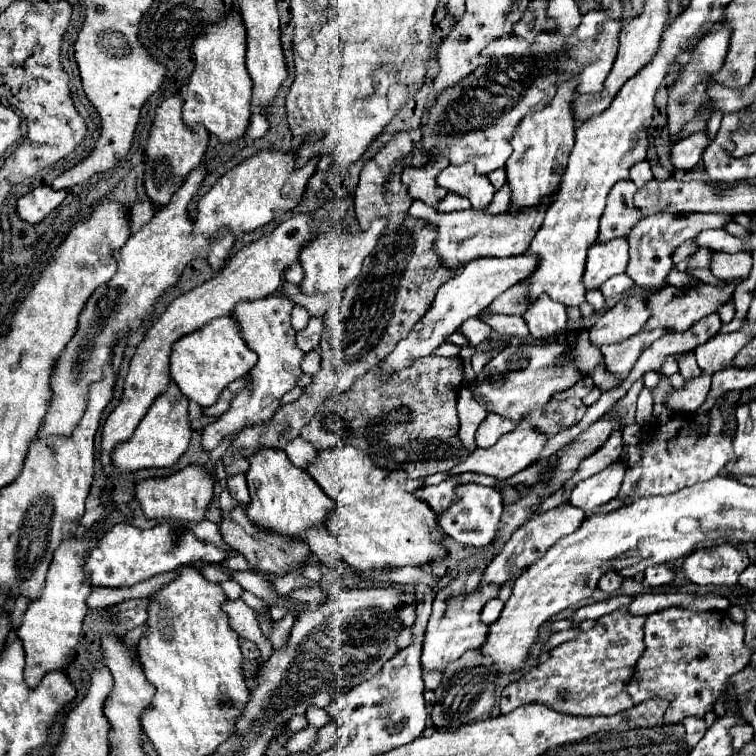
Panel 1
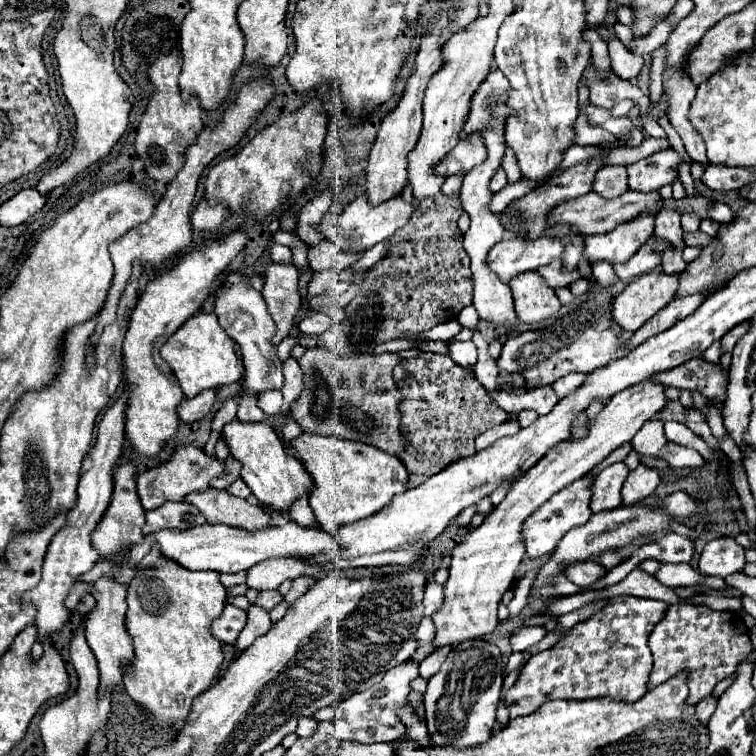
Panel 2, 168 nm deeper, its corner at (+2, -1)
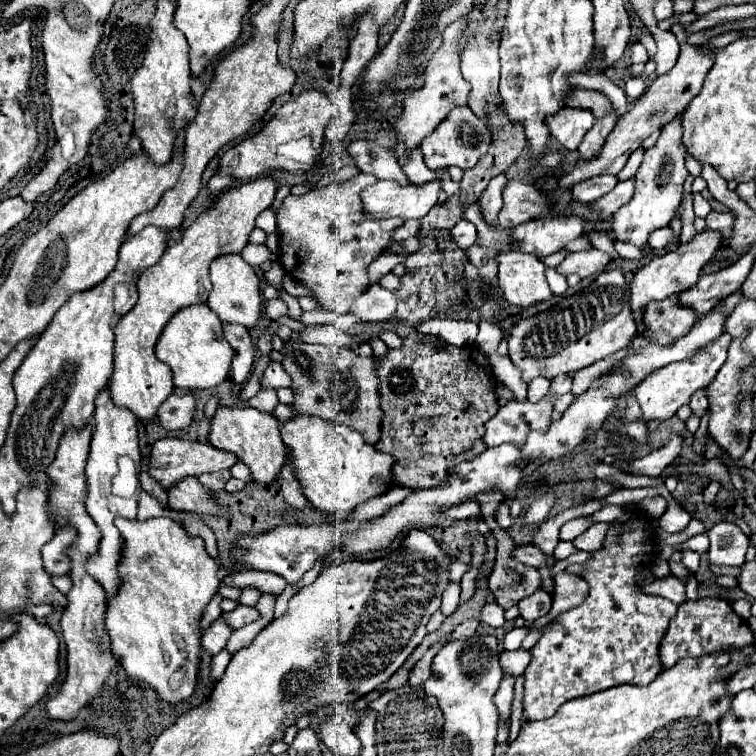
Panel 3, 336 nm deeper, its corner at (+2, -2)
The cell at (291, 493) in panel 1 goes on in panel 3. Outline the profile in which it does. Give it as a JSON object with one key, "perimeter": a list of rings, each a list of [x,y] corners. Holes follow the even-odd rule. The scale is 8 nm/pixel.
{"perimeter":[[[219,407],[211,423],[209,441],[217,449],[235,453],[251,469],[251,479],[255,483],[273,483],[281,475],[281,469],[289,457],[289,449],[281,443],[279,421],[273,415],[253,407]]]}

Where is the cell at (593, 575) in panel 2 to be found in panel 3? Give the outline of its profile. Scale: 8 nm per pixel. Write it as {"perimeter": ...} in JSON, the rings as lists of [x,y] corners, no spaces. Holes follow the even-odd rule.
{"perimeter":[[[521,545],[521,547],[517,547],[513,557],[519,559],[521,563],[525,563],[525,565],[531,565],[531,567],[547,567],[549,565],[547,555],[539,547],[535,547],[535,545]]]}

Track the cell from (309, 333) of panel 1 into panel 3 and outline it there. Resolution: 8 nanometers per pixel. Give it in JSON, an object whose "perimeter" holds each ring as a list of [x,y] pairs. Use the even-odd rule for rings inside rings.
{"perimeter":[[[271,361],[263,373],[261,385],[263,387],[273,387],[273,389],[291,387],[291,377],[287,375],[287,371],[283,369],[283,365],[280,362]]]}

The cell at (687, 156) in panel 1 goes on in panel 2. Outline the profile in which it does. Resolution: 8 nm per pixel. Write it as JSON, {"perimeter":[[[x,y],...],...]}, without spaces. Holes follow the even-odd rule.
{"perimeter":[[[669,148],[627,166],[629,190],[655,192],[665,184],[673,184],[673,180],[677,178],[679,162],[681,156],[673,148]]]}

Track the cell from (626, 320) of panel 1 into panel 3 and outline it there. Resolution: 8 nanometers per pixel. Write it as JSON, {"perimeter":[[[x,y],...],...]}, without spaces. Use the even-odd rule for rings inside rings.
{"perimeter":[[[703,231],[703,233],[697,233],[697,237],[687,243],[687,245],[679,245],[677,251],[673,253],[667,253],[663,257],[657,257],[653,259],[651,263],[643,265],[633,281],[631,281],[631,313],[633,313],[633,319],[639,327],[639,331],[643,331],[643,313],[645,313],[645,307],[651,303],[651,301],[661,301],[661,299],[667,299],[671,295],[679,295],[687,289],[691,289],[699,275],[701,275],[701,269],[705,267],[707,259],[713,259],[715,251],[719,249],[719,235],[715,235],[713,231]]]}

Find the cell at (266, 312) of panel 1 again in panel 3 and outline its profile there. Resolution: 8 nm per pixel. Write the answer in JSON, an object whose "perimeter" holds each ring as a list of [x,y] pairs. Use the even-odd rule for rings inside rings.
{"perimeter":[[[221,255],[219,259],[215,259],[215,263],[211,263],[211,283],[213,289],[209,293],[207,305],[211,307],[211,311],[217,313],[221,323],[239,323],[245,329],[253,329],[261,317],[261,289],[259,289],[259,277],[255,275],[253,267],[245,263],[241,255]]]}

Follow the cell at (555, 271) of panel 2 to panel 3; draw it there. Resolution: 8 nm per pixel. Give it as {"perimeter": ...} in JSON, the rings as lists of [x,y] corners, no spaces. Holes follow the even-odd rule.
{"perimeter":[[[591,249],[585,253],[571,253],[563,263],[559,263],[555,267],[555,271],[563,277],[567,277],[571,273],[577,273],[579,277],[591,277],[591,275],[603,271],[609,263],[611,263],[609,255],[605,255],[603,251]]]}

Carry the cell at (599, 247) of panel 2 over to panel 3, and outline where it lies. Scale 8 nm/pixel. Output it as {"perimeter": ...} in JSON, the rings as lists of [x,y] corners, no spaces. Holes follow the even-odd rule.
{"perimeter":[[[675,119],[675,123],[667,123],[667,127],[663,127],[655,147],[645,151],[645,159],[637,171],[637,187],[633,199],[611,217],[611,235],[615,241],[633,243],[641,247],[649,241],[649,235],[655,229],[667,227],[673,219],[683,195],[683,181],[689,175],[689,171],[685,169],[685,151],[679,141],[681,127],[679,119]]]}

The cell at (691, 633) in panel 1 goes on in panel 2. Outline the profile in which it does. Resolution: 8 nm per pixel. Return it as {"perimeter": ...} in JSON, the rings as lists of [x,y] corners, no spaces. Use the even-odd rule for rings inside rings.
{"perimeter":[[[679,602],[669,606],[665,618],[655,626],[649,636],[649,648],[653,652],[653,670],[649,676],[649,688],[663,684],[681,670],[689,670],[689,704],[697,704],[713,692],[713,688],[735,672],[735,666],[753,652],[749,628],[743,622],[741,612],[715,612],[705,604]]]}

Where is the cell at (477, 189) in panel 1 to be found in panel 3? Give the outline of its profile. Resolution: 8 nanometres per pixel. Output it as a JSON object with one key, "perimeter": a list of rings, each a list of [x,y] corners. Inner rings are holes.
{"perimeter":[[[455,107],[447,119],[439,123],[439,127],[421,143],[421,153],[425,157],[425,163],[429,169],[439,171],[447,169],[451,165],[457,165],[461,169],[474,167],[479,157],[484,156],[491,143],[491,129],[475,117],[475,113],[469,107]]]}

